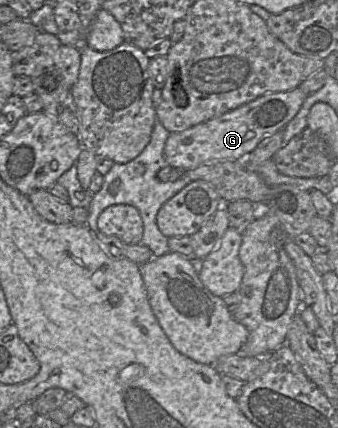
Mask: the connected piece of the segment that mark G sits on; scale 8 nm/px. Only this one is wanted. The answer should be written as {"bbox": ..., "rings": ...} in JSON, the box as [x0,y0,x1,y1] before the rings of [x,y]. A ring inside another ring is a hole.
{"bbox":[164,88,307,171],"rings":[[[300,88],[262,95],[232,111],[181,132],[170,133],[164,148],[169,166],[188,171],[220,161],[243,161],[266,137],[283,130],[296,116],[307,94]]]}

